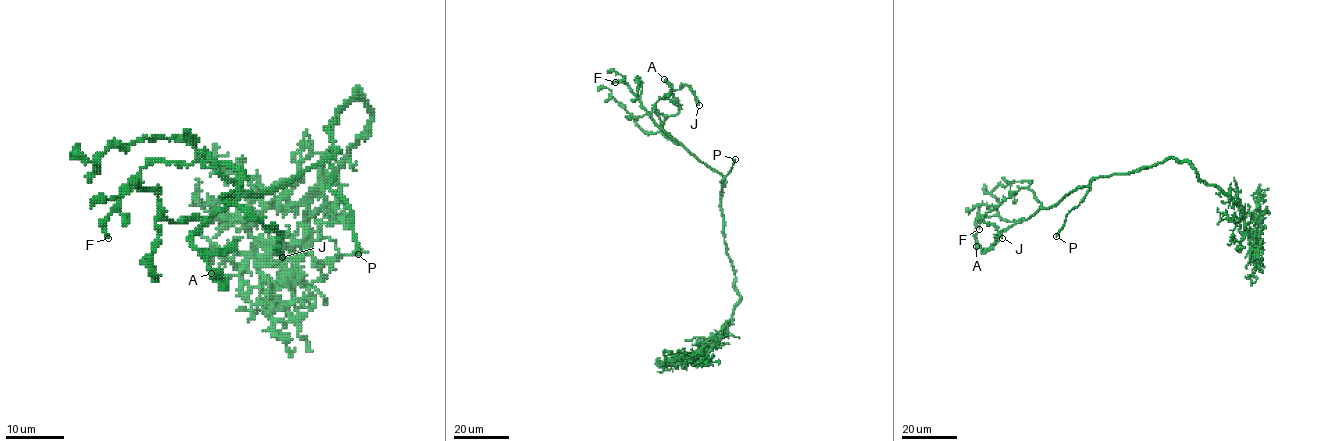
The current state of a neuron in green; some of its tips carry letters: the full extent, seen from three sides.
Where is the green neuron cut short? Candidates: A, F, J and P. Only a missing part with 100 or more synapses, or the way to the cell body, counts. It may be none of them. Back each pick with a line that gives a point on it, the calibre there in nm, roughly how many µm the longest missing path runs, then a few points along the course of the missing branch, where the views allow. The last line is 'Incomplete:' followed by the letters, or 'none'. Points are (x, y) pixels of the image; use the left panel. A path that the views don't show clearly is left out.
P: Place: (358, 254). Thickness 280 nm. Missing length about 50 µm. Course of what is missing: (358, 254), (362, 283), (357, 298), (355, 360), (349, 372), (349, 384), (367, 417)
Incomplete: P

